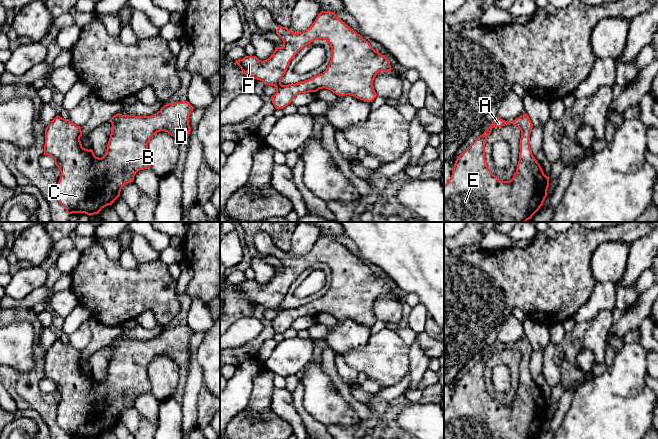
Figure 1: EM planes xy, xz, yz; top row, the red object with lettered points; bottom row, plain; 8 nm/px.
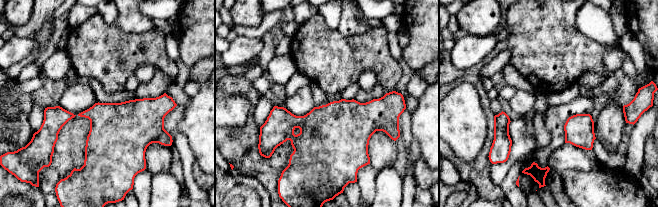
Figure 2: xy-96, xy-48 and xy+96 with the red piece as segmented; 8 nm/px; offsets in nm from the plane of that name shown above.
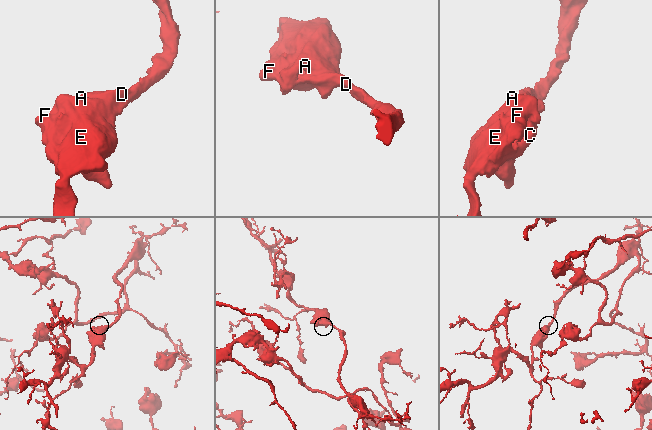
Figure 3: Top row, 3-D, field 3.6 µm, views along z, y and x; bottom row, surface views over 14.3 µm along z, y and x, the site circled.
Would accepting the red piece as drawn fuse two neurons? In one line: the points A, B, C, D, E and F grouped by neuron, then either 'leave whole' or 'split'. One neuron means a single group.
groups A B C D E F; leave whole

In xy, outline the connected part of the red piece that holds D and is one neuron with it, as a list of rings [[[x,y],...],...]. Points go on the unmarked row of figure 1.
[[[188,325],[168,327],[150,340],[114,339],[109,346],[112,355],[106,378],[99,382],[93,374],[82,371],[80,350],[69,343],[56,340],[45,353],[44,379],[51,380],[61,396],[57,409],[57,423],[68,438],[99,438],[106,430],[112,429],[120,420],[122,411],[134,404],[135,398],[151,392],[148,367],[157,356],[164,355],[179,367],[187,364],[191,351],[190,338],[194,331]]]

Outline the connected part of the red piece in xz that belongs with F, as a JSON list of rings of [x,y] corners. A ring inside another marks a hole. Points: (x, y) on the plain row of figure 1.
[[[321,235],[307,254],[298,257],[279,249],[276,258],[282,263],[283,270],[275,271],[273,278],[268,283],[262,285],[256,280],[245,280],[235,285],[249,301],[276,312],[276,317],[271,320],[271,325],[276,333],[288,330],[298,318],[317,316],[323,312],[331,314],[338,320],[350,319],[363,325],[372,326],[377,321],[373,311],[376,299],[381,295],[391,295],[392,293],[388,283],[375,274],[360,258],[339,243],[335,236]],[[316,263],[326,264],[331,271],[331,284],[326,294],[308,304],[282,309],[281,304],[290,285],[301,273]]]

